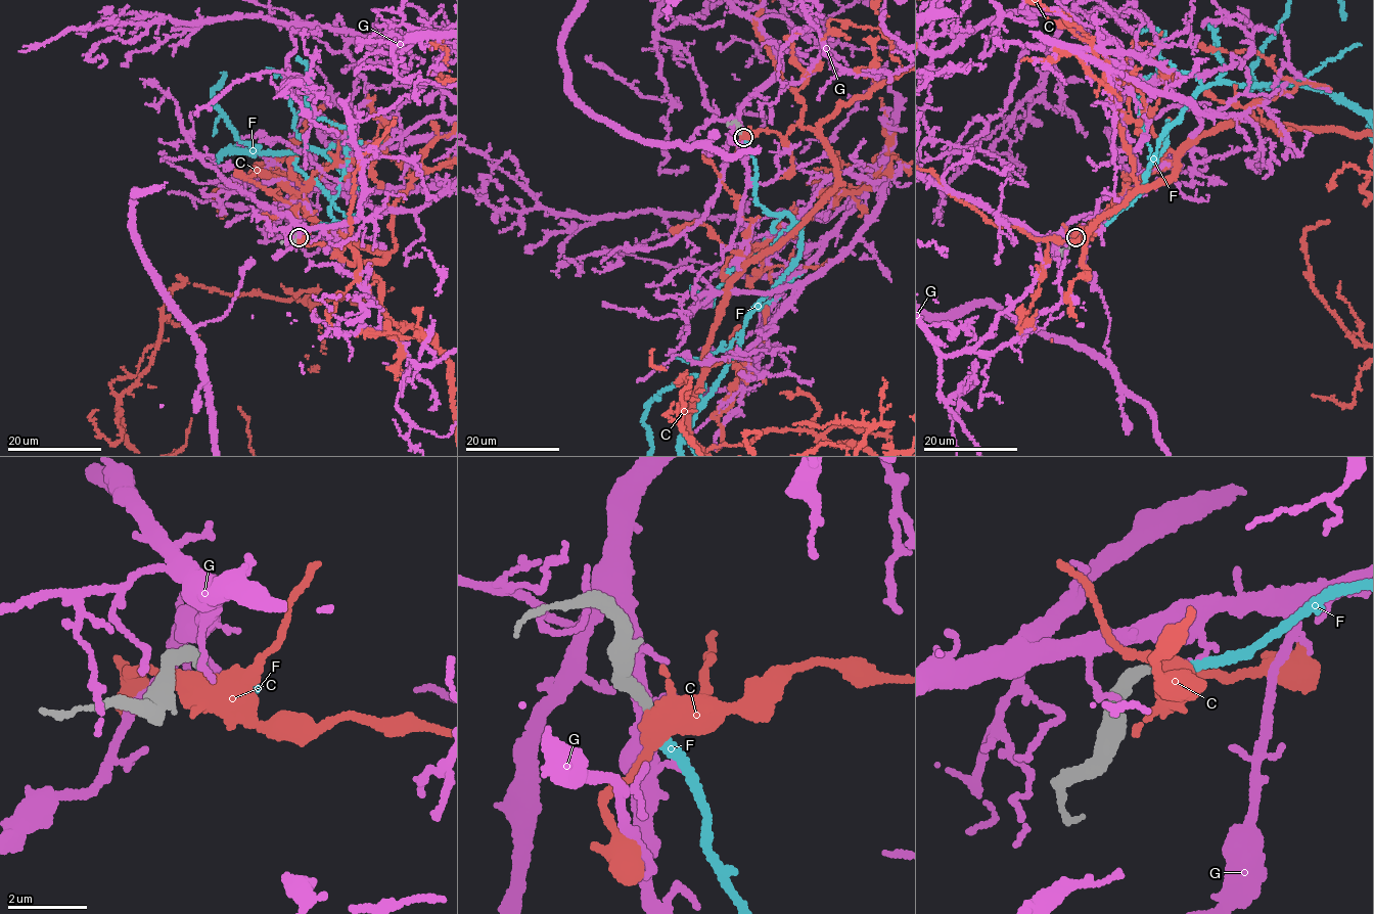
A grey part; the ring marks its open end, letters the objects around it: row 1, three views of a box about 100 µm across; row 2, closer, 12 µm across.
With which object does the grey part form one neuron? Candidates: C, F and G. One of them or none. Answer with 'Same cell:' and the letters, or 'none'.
Same cell: F

